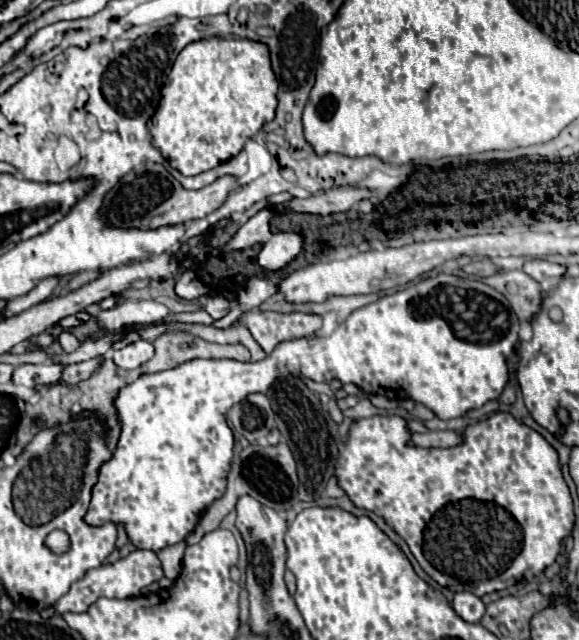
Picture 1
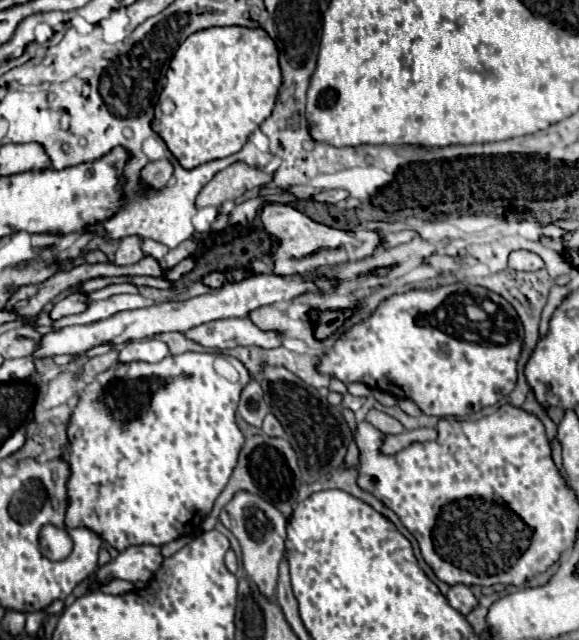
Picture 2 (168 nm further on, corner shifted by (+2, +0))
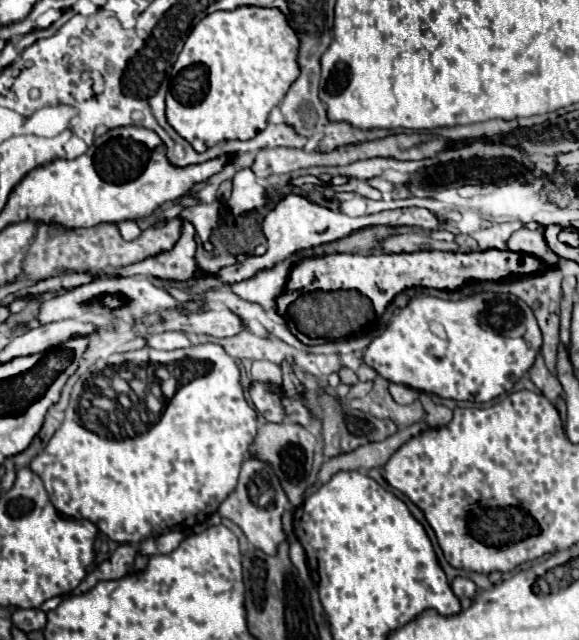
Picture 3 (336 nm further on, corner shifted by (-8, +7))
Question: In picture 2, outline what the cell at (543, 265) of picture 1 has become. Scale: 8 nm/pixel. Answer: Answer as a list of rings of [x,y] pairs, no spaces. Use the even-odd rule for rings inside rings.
[[[514,250],[508,256],[508,260],[510,260],[512,270],[528,270],[530,272],[530,270],[544,268],[542,258],[538,254],[534,254],[534,252],[528,252],[528,250]]]

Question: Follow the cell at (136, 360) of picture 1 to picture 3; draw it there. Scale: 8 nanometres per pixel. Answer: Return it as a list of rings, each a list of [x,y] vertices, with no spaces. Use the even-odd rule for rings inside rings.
[[[168,331],[168,333],[150,335],[148,337],[148,347],[164,349],[164,351],[174,351],[174,349],[180,349],[180,347],[190,347],[190,341],[180,331]]]

